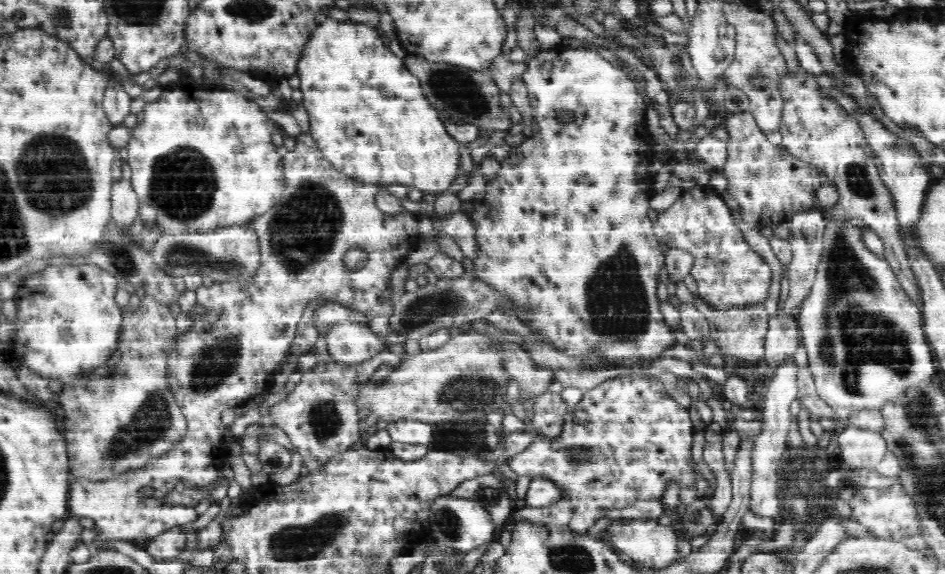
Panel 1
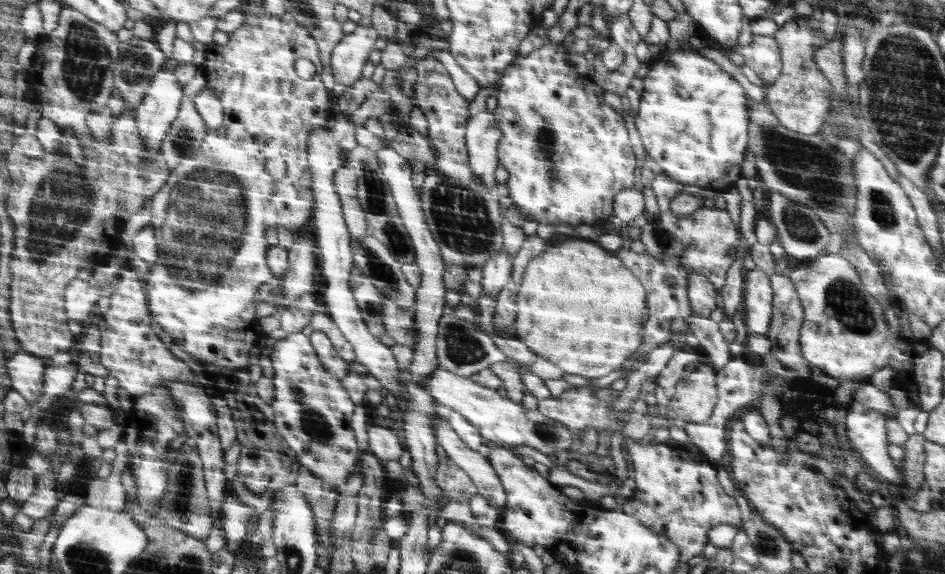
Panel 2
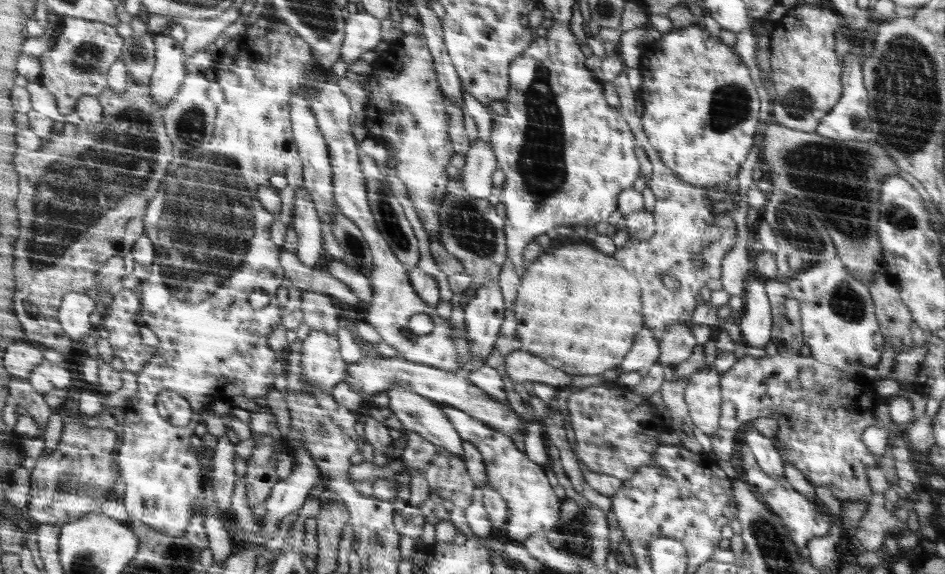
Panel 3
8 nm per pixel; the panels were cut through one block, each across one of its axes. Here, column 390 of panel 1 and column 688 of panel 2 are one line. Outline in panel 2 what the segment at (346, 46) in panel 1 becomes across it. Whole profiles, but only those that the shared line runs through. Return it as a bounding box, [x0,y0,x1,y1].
[636,49,750,193]

